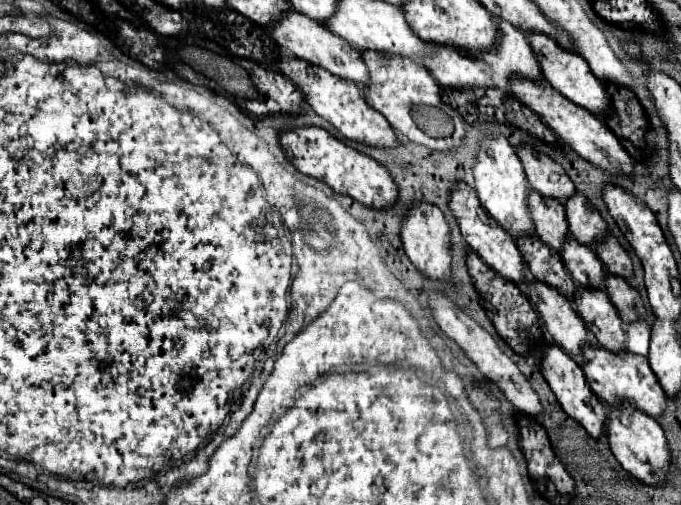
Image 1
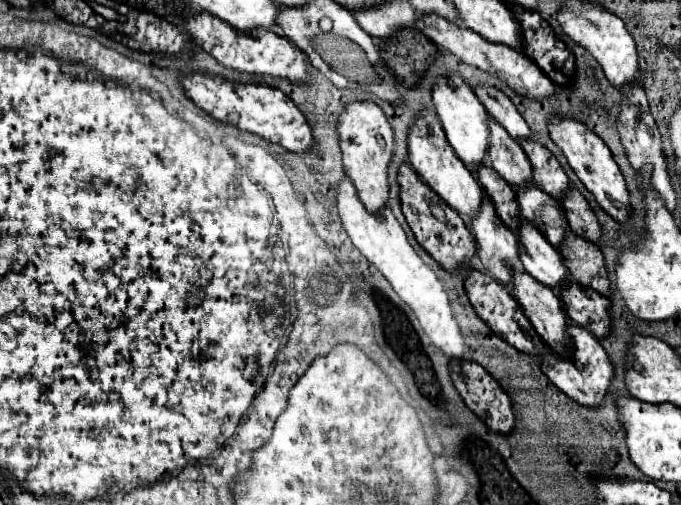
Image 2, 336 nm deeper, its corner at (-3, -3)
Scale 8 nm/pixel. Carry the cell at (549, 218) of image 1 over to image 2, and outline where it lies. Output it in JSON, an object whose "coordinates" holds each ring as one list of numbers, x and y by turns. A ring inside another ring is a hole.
{"coordinates":[[489,117,489,149,487,149,491,167,511,185,527,185,531,183,531,165,525,157,521,145,501,129,493,117]]}

